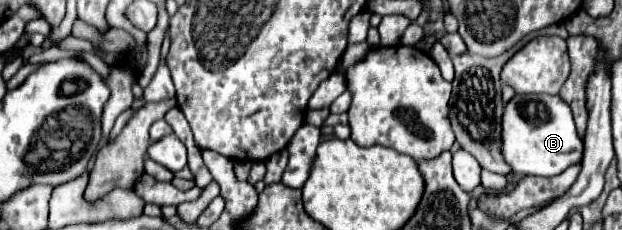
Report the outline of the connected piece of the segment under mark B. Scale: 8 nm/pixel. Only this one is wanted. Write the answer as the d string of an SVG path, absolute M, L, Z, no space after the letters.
M515 95L503 111L501 119L501 153L507 165L511 165L513 173L519 175L539 175L553 177L565 171L569 165L579 163L583 157L583 141L577 135L575 121L567 103L561 101L559 95Z

